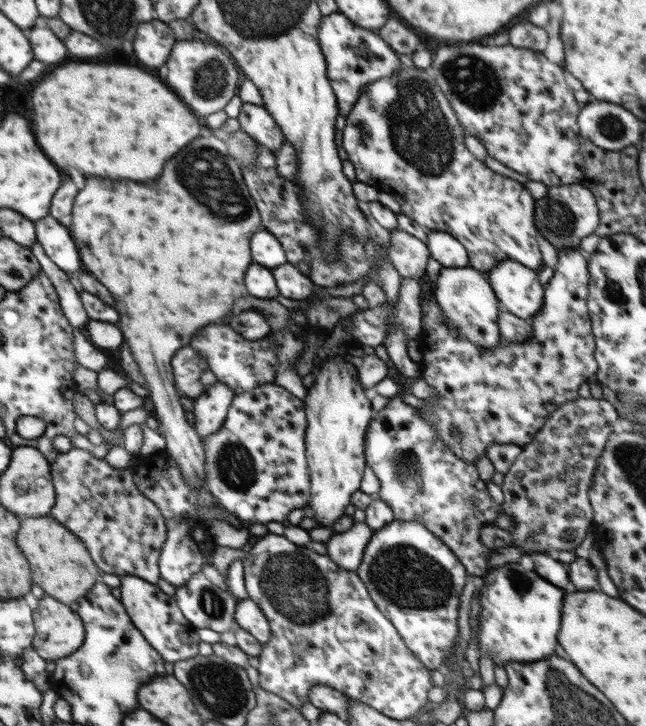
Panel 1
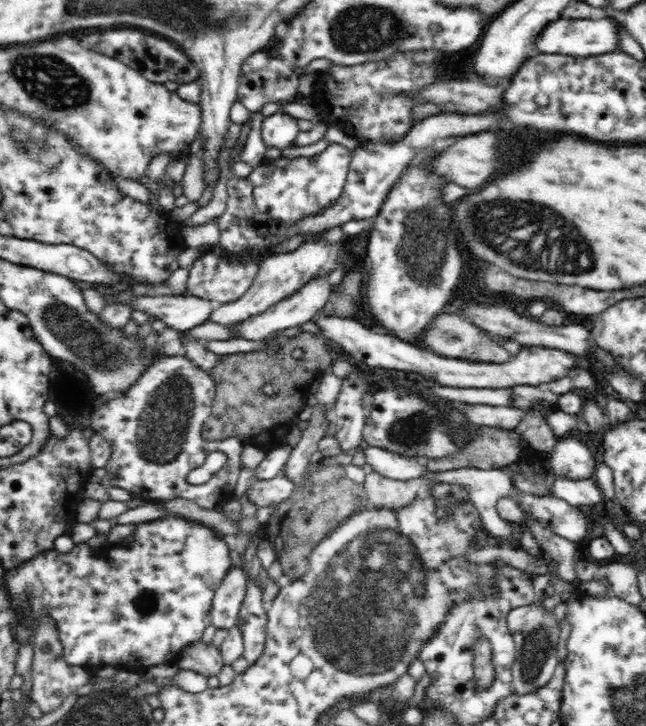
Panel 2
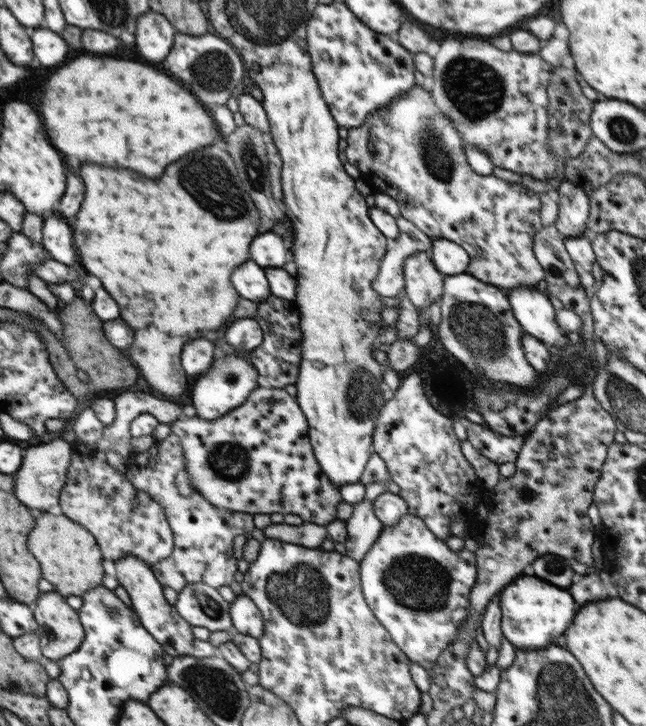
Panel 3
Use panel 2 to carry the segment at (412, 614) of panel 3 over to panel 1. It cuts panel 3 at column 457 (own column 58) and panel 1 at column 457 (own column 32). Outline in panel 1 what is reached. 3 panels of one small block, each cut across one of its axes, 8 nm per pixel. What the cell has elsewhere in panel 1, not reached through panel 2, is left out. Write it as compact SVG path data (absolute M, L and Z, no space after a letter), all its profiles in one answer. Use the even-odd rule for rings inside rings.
M394 519L373 531L356 572L406 646L428 669L440 669L459 634L458 608L468 575L449 546L421 522Z

